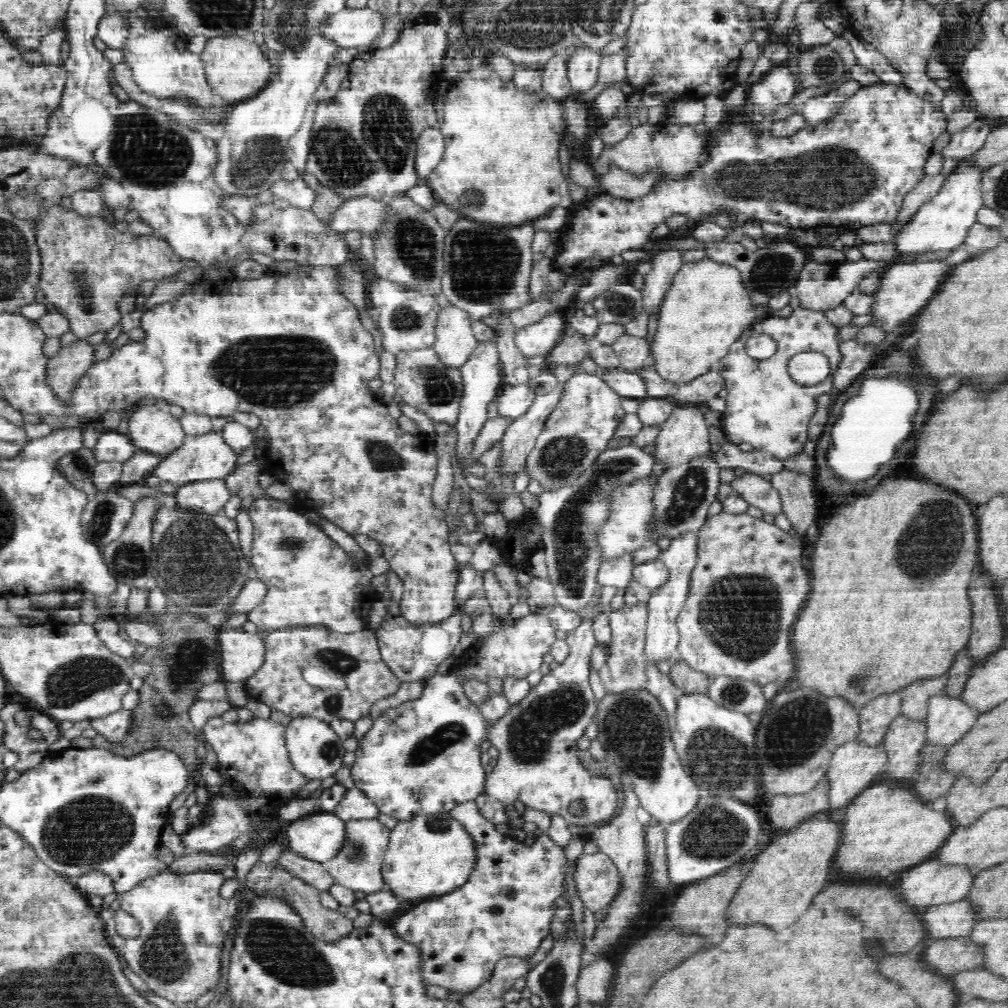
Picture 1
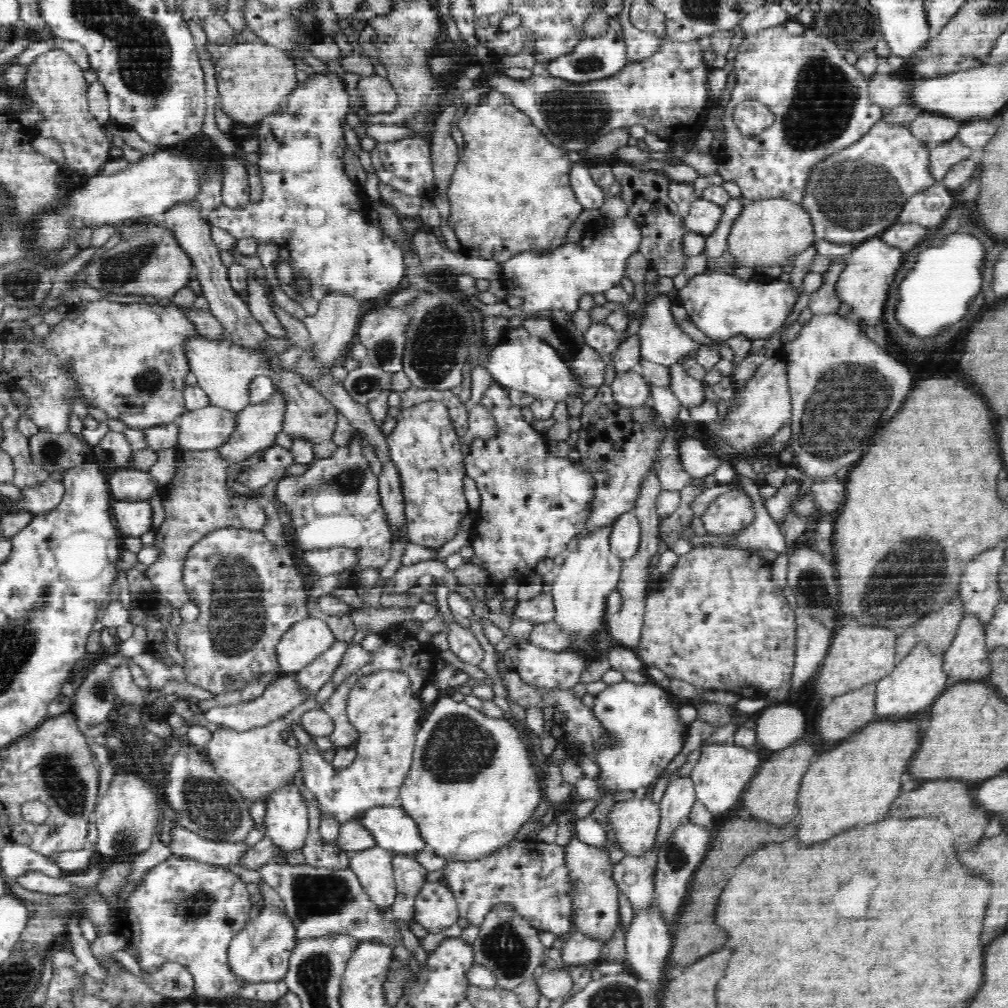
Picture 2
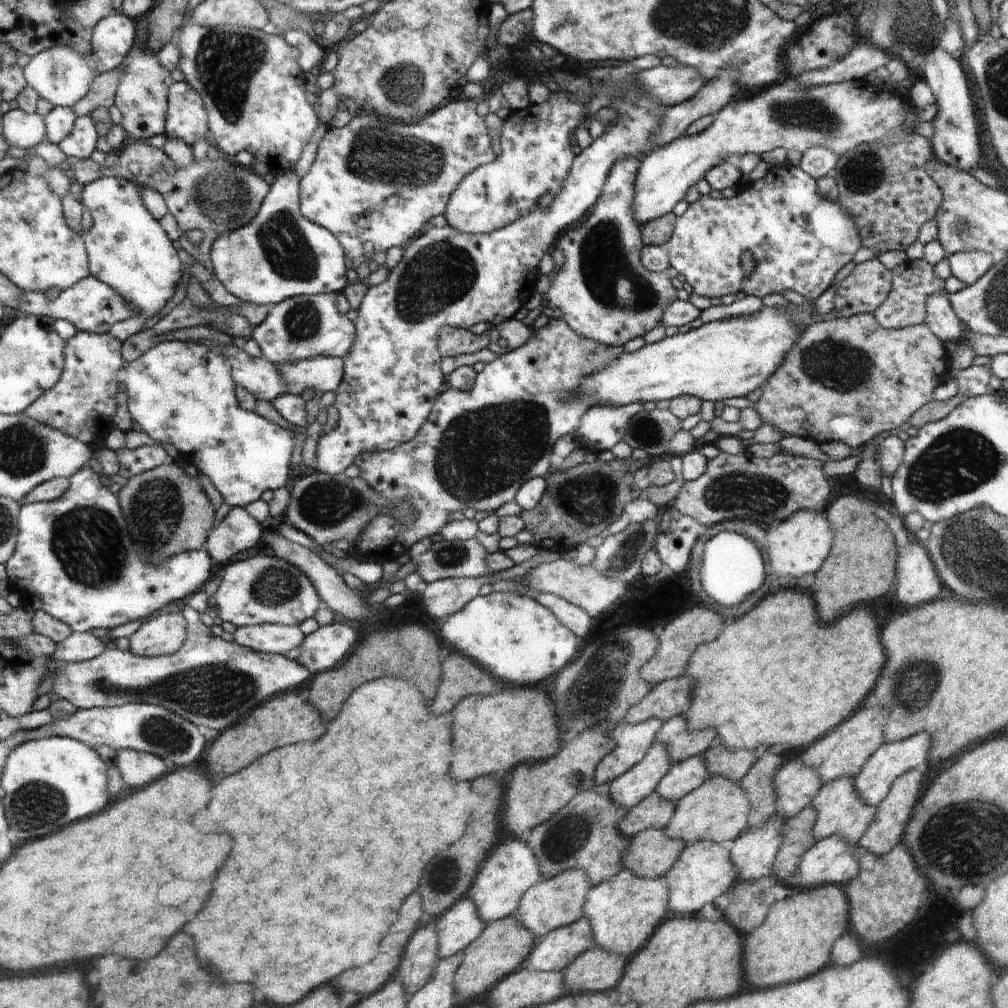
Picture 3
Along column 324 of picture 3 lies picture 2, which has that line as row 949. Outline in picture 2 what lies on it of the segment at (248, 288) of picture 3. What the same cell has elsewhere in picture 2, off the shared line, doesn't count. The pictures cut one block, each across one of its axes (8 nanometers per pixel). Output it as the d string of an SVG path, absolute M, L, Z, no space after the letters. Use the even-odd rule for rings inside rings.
M264 906L258 918L249 916L239 934L231 939L227 948L227 965L232 975L246 984L283 980L289 970L291 954L298 944L295 939L296 929L292 921L284 914L276 914L272 906Z

